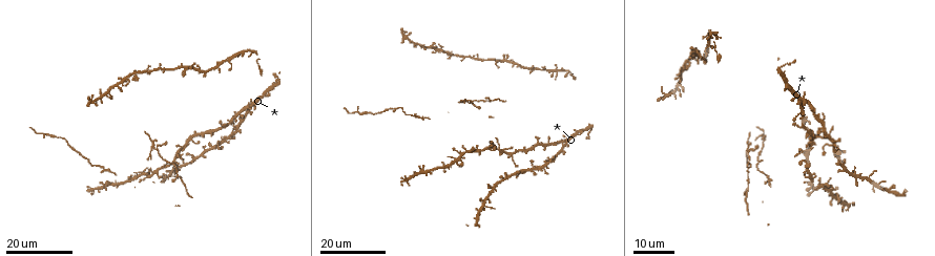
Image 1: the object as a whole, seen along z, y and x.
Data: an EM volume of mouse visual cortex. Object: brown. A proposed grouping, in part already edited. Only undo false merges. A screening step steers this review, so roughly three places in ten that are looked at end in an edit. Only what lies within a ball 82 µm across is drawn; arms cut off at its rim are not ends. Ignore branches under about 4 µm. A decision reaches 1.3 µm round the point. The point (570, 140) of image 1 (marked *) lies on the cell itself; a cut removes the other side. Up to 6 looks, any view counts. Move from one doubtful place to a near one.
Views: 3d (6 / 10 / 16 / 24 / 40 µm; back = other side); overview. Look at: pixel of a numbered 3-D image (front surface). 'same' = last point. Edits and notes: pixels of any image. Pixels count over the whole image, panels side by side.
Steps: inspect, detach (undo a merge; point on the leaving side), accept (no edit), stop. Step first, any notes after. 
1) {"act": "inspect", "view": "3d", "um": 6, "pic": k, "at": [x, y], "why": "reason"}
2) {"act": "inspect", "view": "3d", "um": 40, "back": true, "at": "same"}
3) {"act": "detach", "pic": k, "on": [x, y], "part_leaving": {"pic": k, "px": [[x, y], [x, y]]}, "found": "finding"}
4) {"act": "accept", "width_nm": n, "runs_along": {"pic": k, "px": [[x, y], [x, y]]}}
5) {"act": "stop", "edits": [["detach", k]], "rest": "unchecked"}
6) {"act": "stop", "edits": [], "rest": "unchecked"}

{"act": "inspect", "view": "3d", "um": 24, "pic": 1, "at": [101, 167], "why": "thick turns thin"}

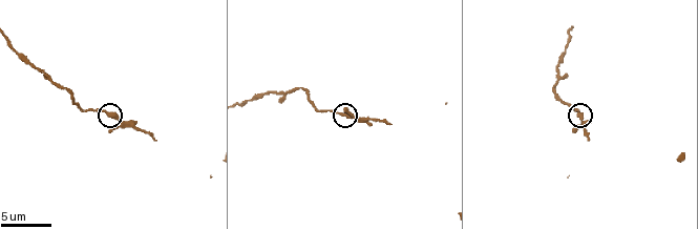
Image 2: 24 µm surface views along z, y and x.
{"act": "inspect", "view": "3d", "um": 6, "pic": 2, "at": [344, 113], "why": "zoom in"}

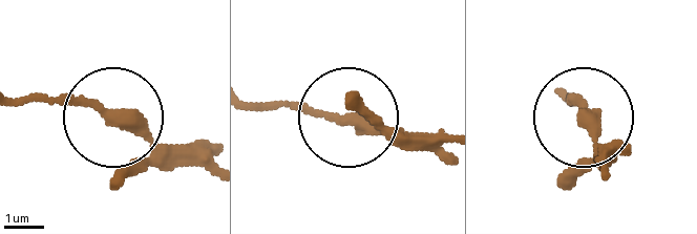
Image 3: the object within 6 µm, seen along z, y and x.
{"act": "accept", "width_nm": 280, "found": "one cell here"}

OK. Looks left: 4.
{"act": "inspect", "view": "3d", "um": 16, "pic": 1, "at": [810, 149], "why": "three-way junction"}

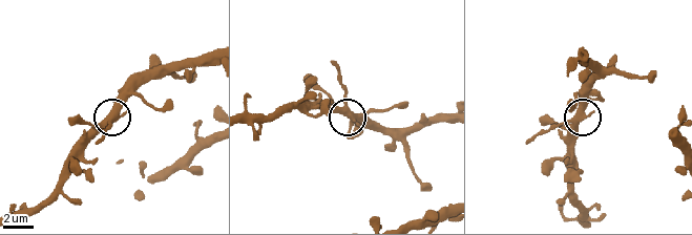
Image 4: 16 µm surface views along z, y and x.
{"act": "inspect", "view": "3d", "um": 10, "pic": 4, "at": [344, 108], "why": "closer look"}

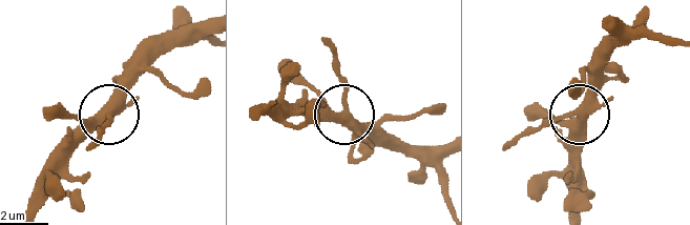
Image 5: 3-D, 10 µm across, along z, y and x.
{"act": "inspect", "view": "3d", "um": 6, "pic": 5, "at": [577, 115]}

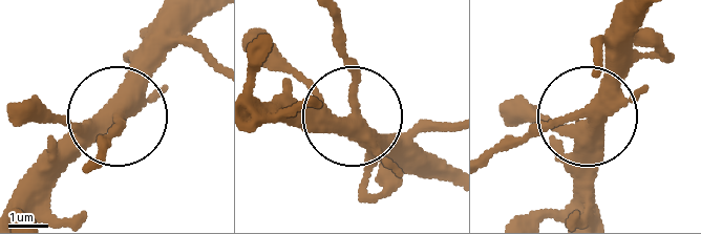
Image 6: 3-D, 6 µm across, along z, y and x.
{"act": "accept", "side_arm_um": 40, "runs_along": {"pic": 6, "px": [[442, 169], [362, 123], [342, 25]]}, "found": "continuous, no second cell"}

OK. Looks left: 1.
{"act": "stop", "edits": [], "rest": "unchecked"}

